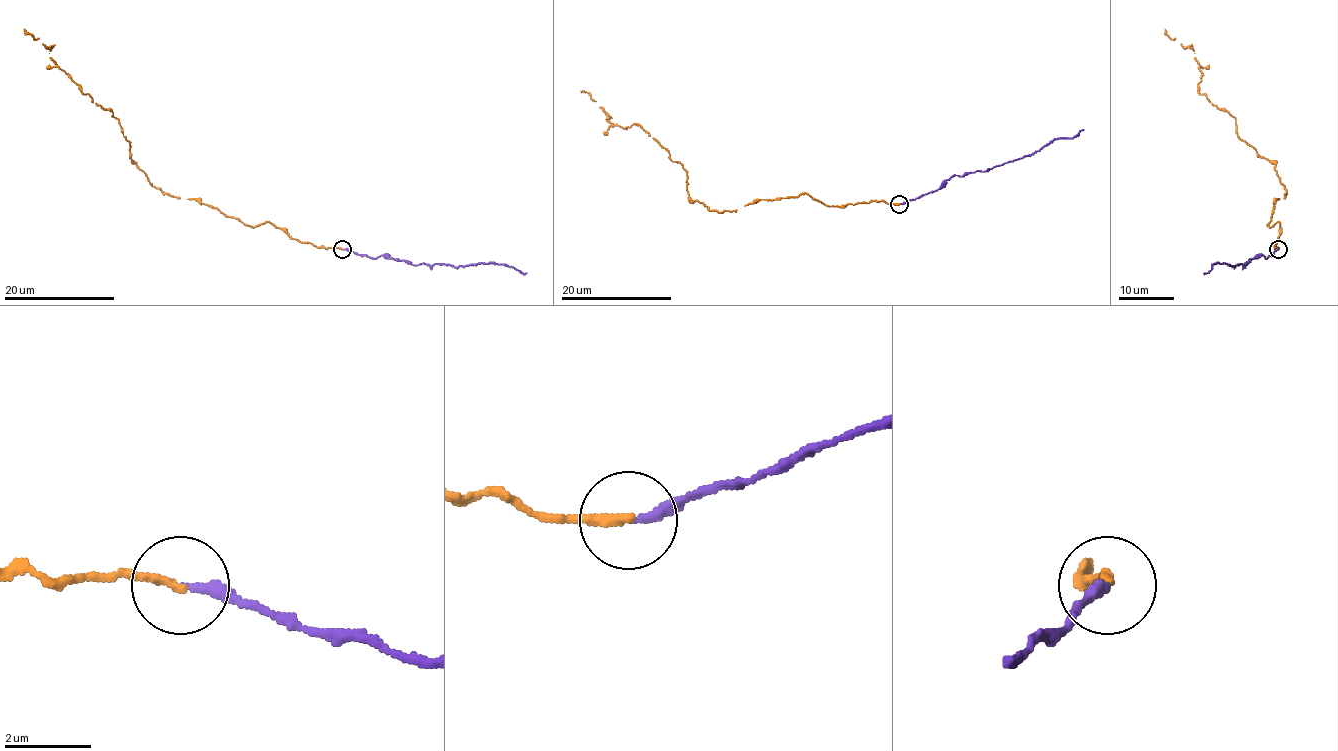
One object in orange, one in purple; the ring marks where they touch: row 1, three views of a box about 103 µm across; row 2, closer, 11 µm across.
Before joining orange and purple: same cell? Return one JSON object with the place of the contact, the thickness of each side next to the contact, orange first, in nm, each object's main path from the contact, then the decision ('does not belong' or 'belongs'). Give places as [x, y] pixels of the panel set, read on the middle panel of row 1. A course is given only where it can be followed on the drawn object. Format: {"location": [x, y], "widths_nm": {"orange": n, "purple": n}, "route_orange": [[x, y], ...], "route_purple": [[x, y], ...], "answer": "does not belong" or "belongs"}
{"location": [899, 204], "widths_nm": {"orange": 180, "purple": 200}, "route_orange": [[899, 204], [827, 206], [801, 193], [712, 211], [689, 196], [687, 171], [644, 130], [607, 120], [581, 91]], "route_purple": [[899, 204], [933, 192], [954, 175], [990, 170], [1030, 156], [1055, 139], [1071, 138], [1084, 130]], "answer": "does not belong"}

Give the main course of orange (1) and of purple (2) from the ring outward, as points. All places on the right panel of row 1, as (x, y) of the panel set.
1: (1278, 248), (1280, 223), (1267, 225), (1285, 187), (1200, 92), (1194, 51), (1165, 29)
2: (1278, 248), (1266, 258), (1256, 255), (1247, 265), (1213, 263), (1204, 273)

